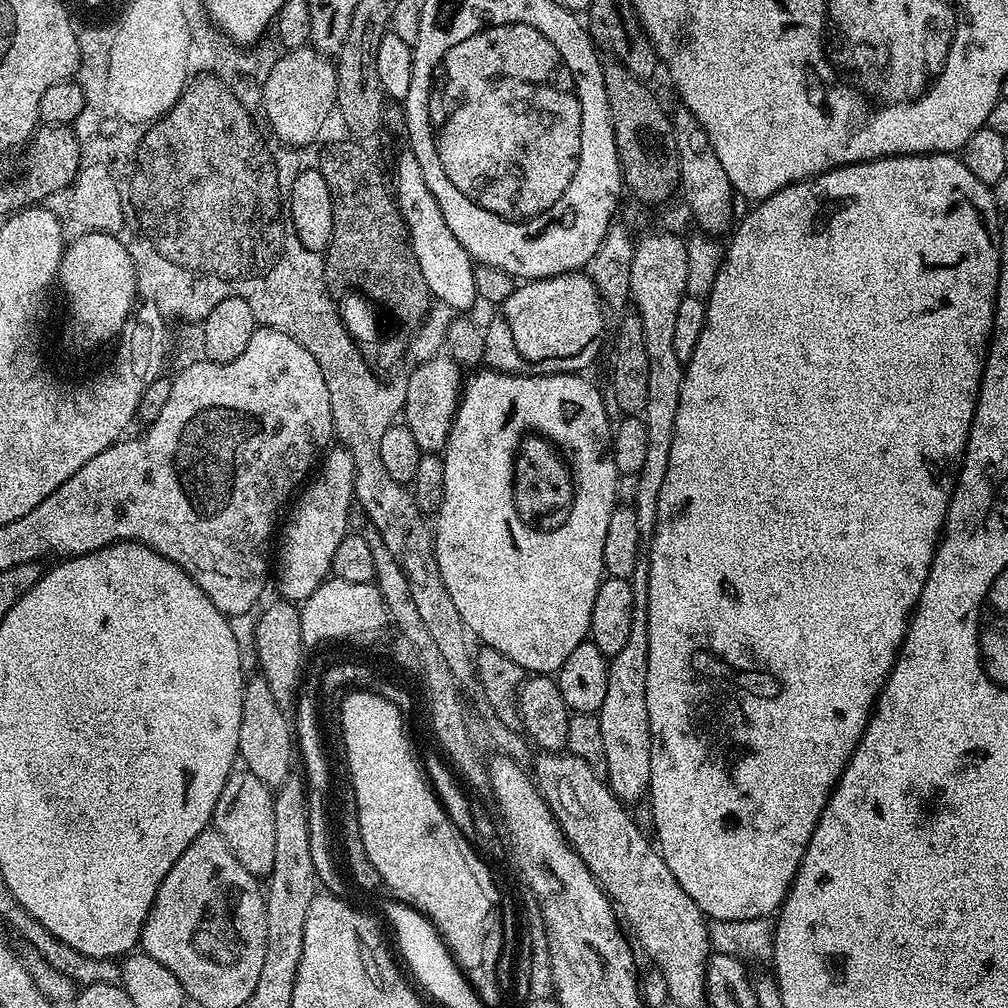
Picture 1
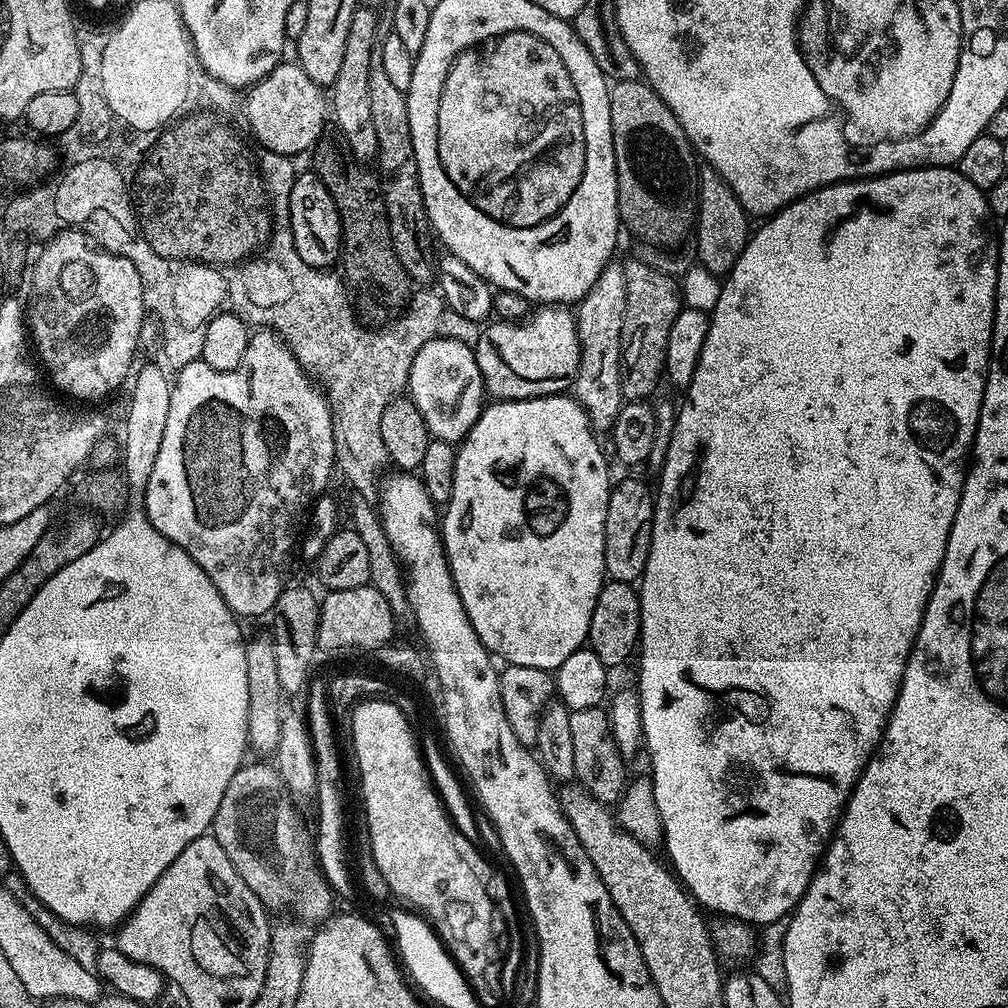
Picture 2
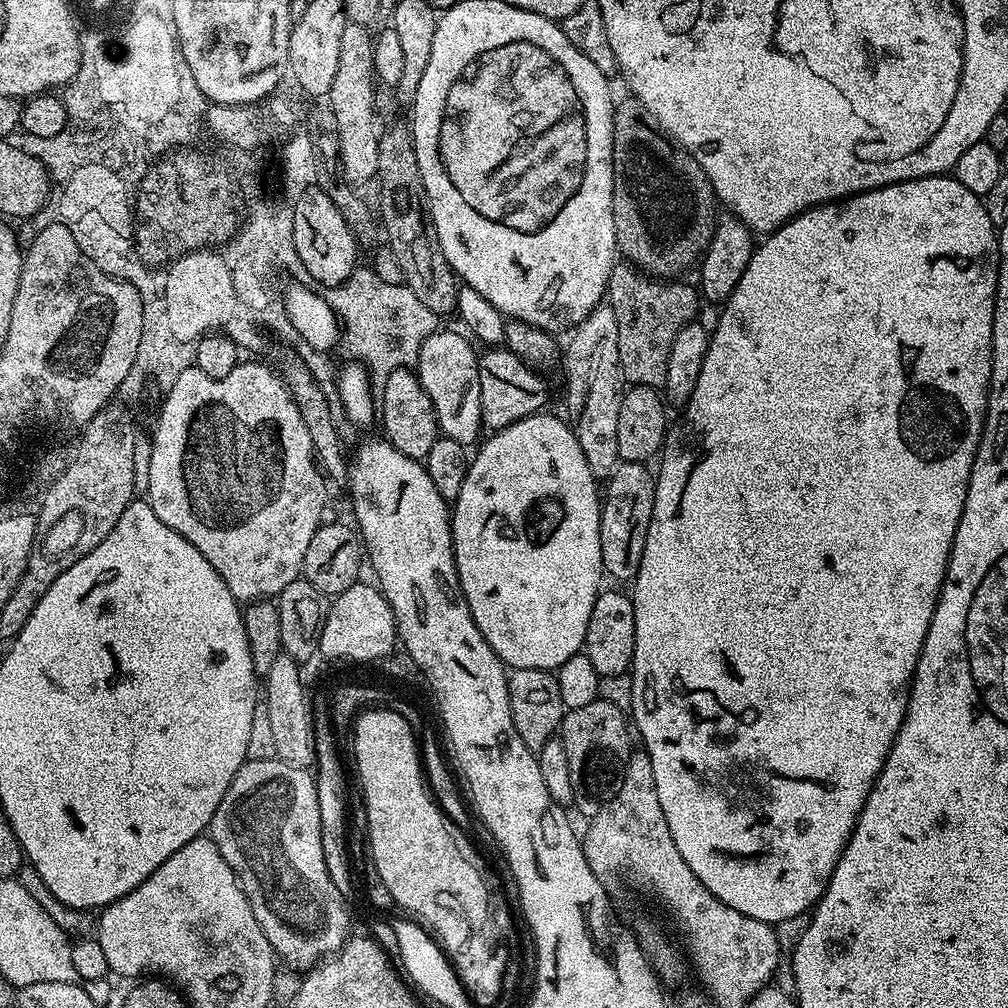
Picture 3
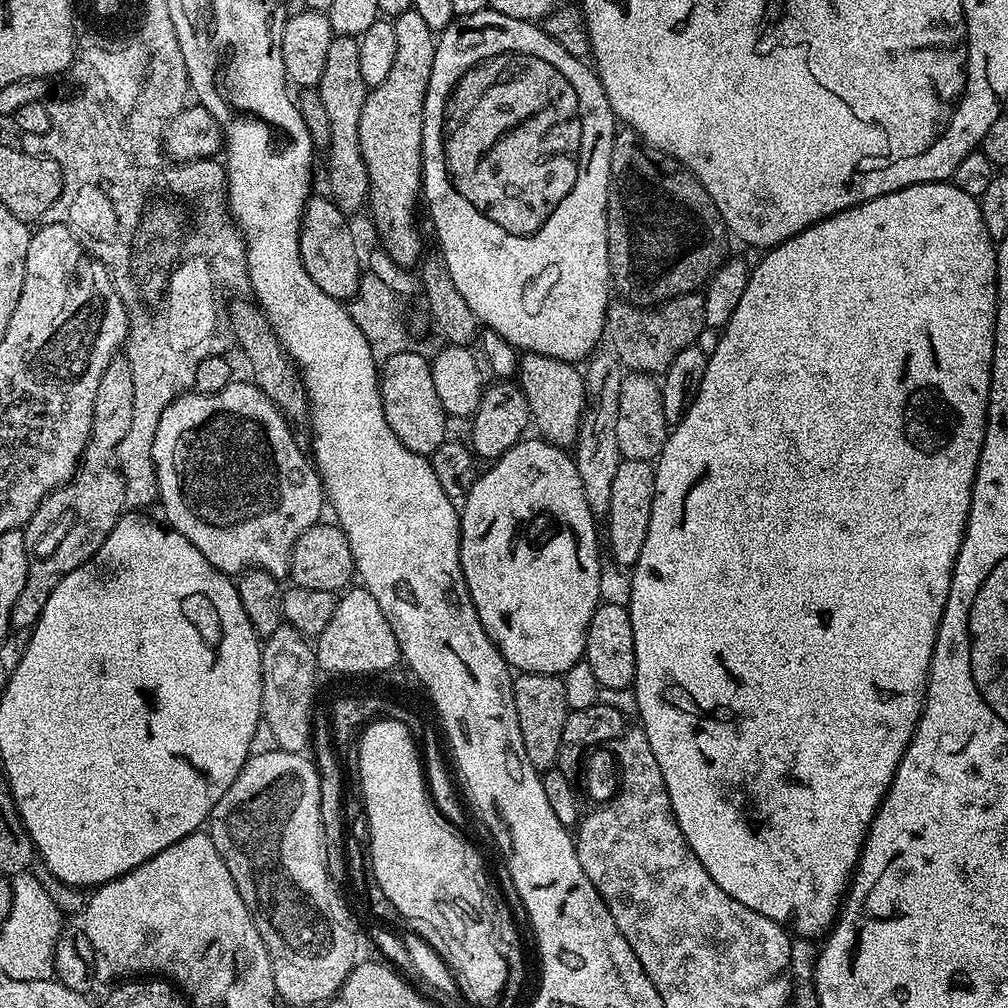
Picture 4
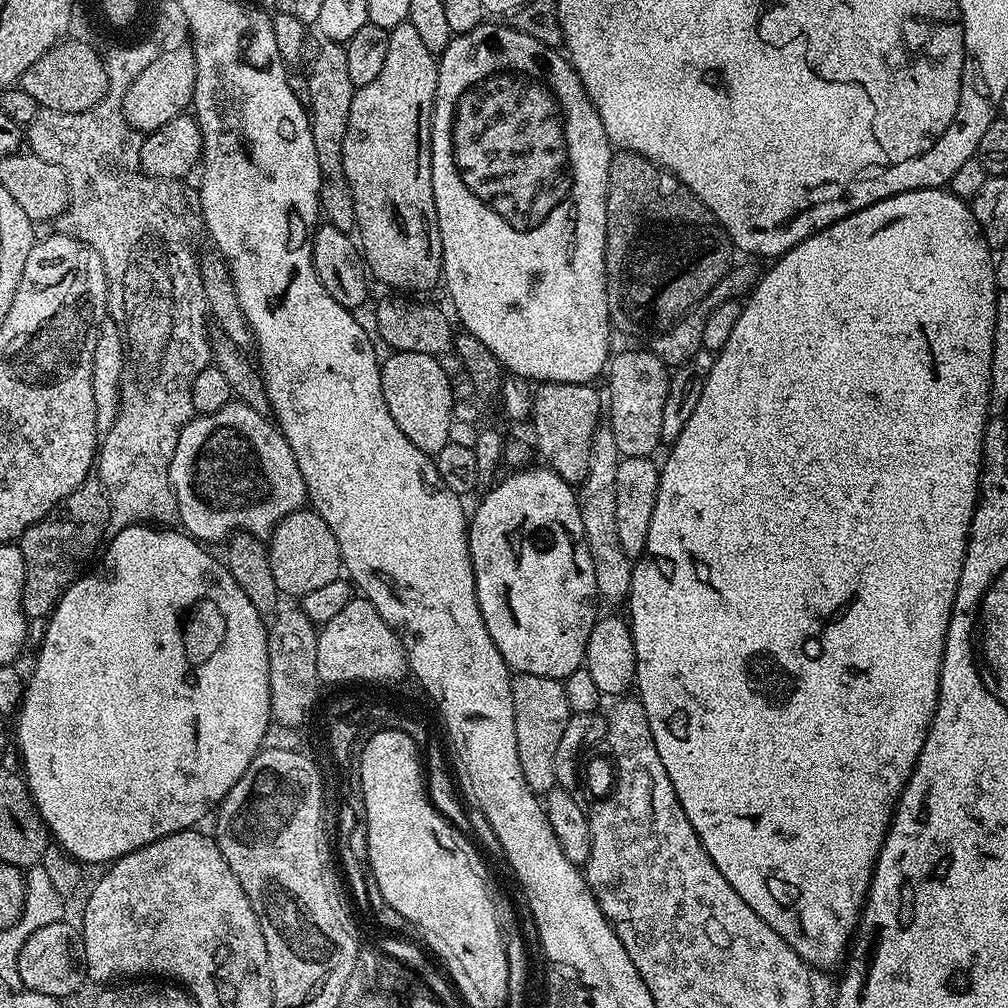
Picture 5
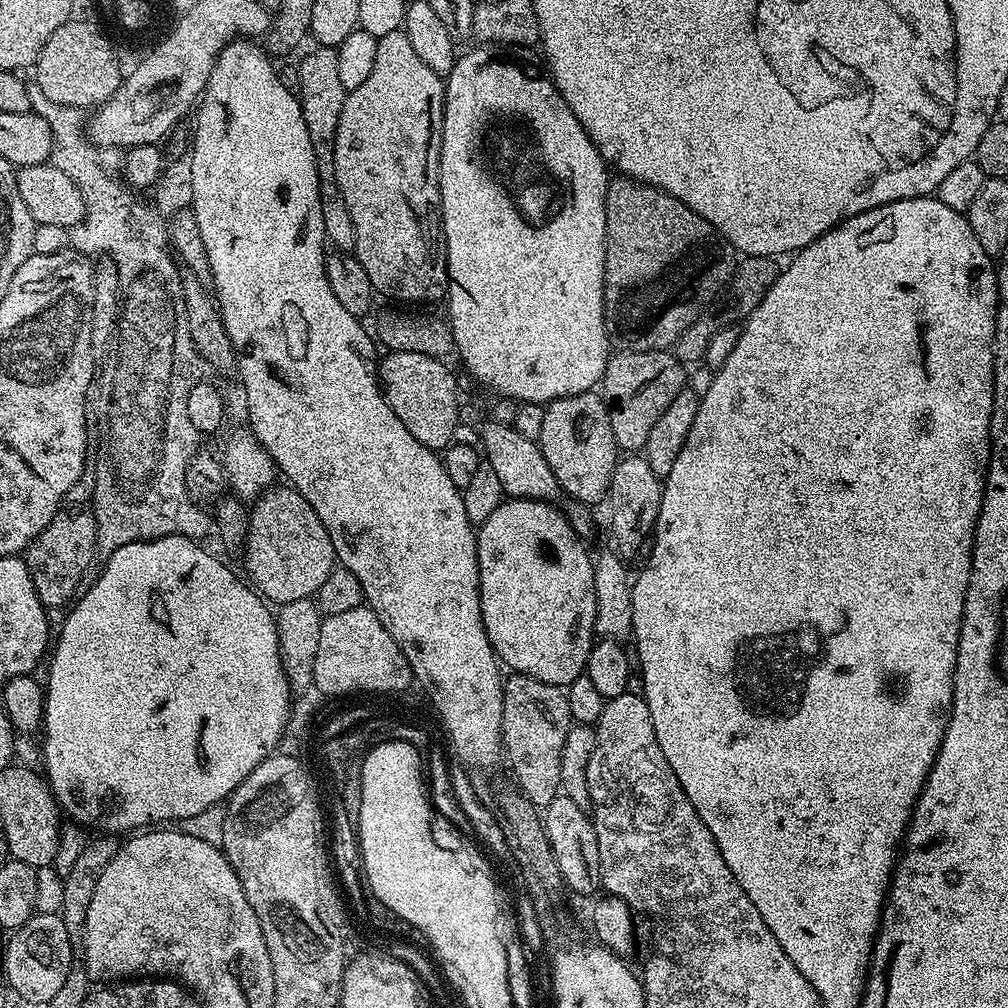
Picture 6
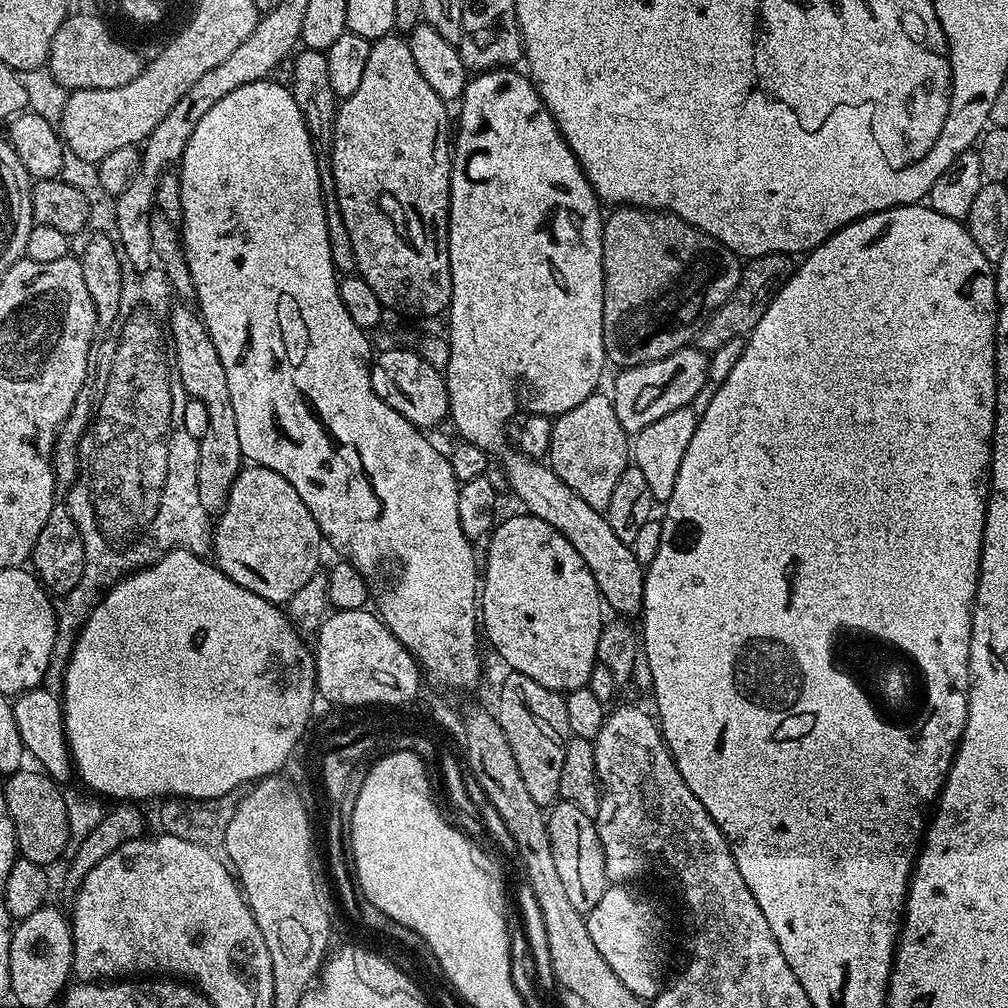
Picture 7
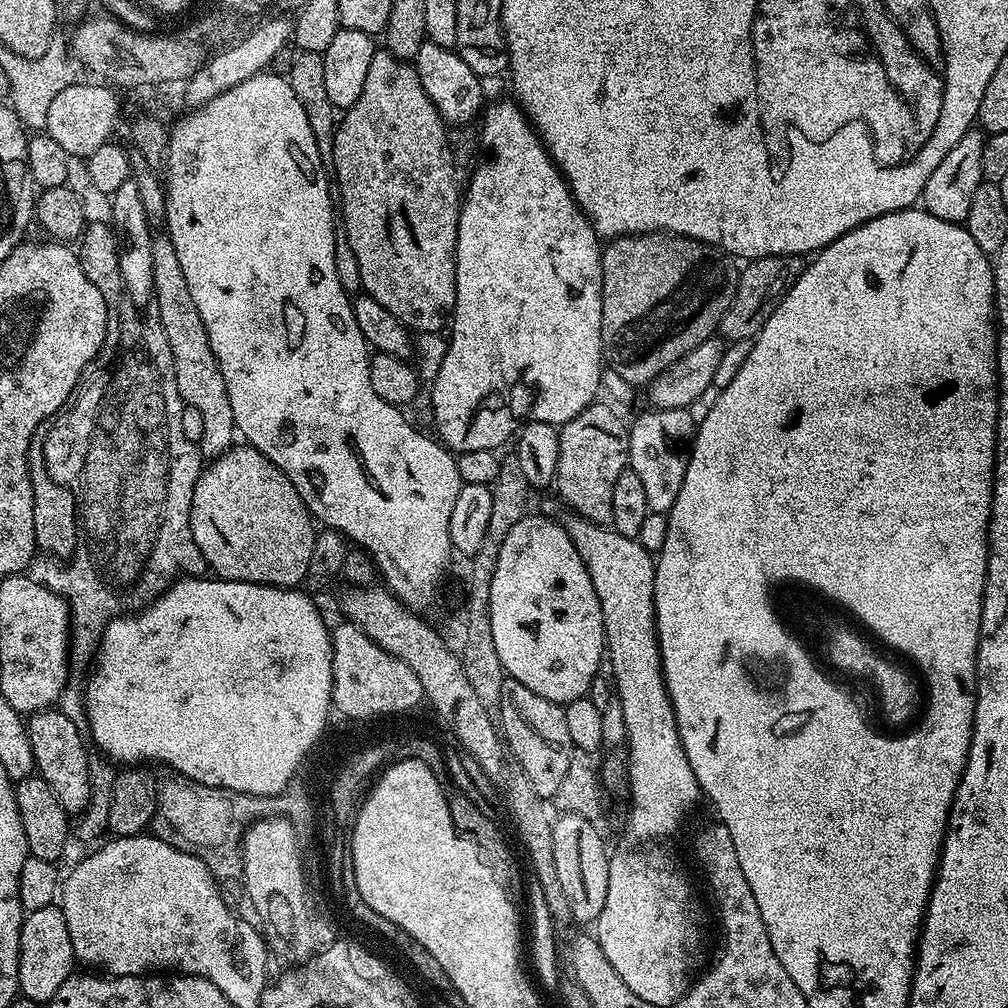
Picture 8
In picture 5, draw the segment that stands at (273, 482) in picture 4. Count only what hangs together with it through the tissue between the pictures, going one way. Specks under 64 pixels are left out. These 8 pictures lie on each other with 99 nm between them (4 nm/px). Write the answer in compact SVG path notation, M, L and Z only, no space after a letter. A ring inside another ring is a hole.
M233 402L222 406L222 410L211 412L205 416L196 414L192 419L184 425L180 431L178 442L174 446L174 454L172 461L168 467L168 477L172 483L172 489L176 495L176 514L179 523L182 525L183 531L191 536L197 542L203 542L205 545L213 546L219 542L227 541L228 537L237 532L248 532L251 536L259 536L261 538L271 537L276 531L276 527L285 520L292 512L299 512L308 504L308 487L302 478L302 470L298 470L298 462L294 458L294 450L290 450L290 442L286 442L286 438L280 433L279 427L269 417L258 414L252 410L250 406Z

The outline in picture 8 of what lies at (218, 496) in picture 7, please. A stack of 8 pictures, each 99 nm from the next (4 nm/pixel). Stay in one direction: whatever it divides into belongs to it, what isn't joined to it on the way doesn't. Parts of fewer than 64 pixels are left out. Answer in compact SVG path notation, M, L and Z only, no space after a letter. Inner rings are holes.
M166 234L153 235L150 258L154 260L152 300L156 304L155 319L166 334L166 342L174 358L178 394L187 407L202 414L202 438L198 441L198 447L201 457L211 462L233 447L235 440L232 439L238 436L234 410L230 410L230 394L226 394L226 382L214 358L214 350L210 350L202 314L198 314L198 306L194 306L194 297L186 286L186 278L182 274L182 266L178 263L178 254L171 238Z

